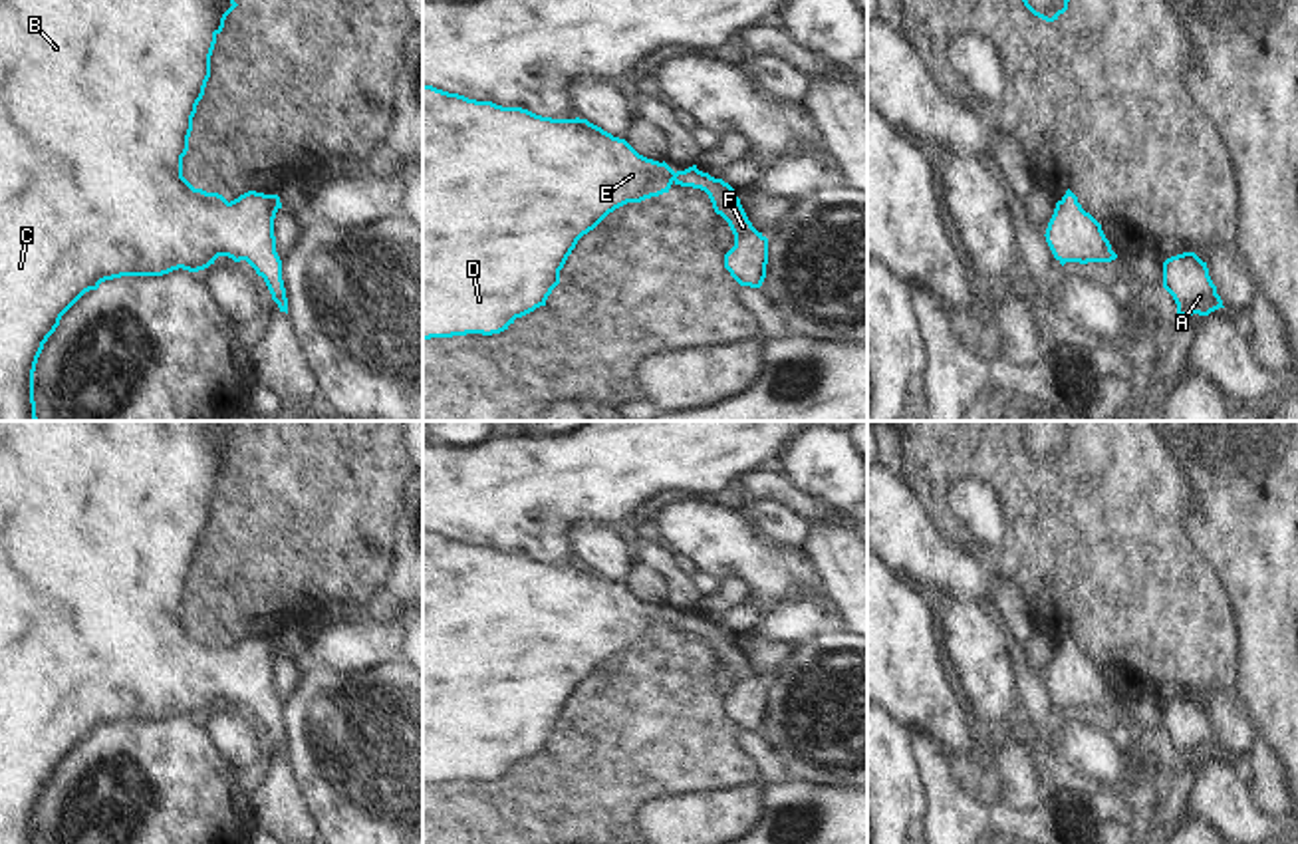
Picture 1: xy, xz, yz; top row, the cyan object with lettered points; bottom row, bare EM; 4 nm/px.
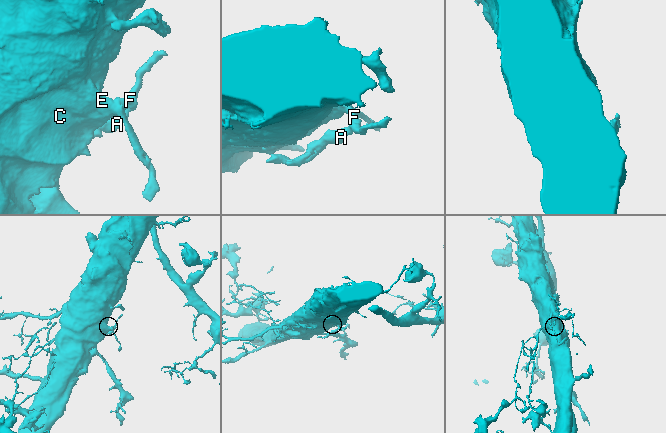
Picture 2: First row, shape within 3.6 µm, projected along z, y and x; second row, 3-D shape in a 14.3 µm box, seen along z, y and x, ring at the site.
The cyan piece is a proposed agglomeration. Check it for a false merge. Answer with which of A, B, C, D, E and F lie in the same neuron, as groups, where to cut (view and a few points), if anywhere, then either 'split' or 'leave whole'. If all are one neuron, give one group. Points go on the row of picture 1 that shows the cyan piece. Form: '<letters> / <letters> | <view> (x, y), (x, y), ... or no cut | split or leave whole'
A B C D E F | no cut | leave whole

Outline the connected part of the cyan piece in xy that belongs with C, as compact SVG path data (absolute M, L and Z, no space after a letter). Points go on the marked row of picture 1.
M0 0L0 421L38 421L34 371L48 338L62 316L101 282L121 276L163 276L173 270L198 272L218 256L246 260L264 278L280 312L288 314L282 260L276 252L274 218L278 195L248 191L234 201L195 189L183 177L193 117L210 77L210 56L234 0Z

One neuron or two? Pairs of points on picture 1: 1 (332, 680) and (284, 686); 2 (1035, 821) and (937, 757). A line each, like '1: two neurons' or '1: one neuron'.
1: two neurons
2: one neuron

